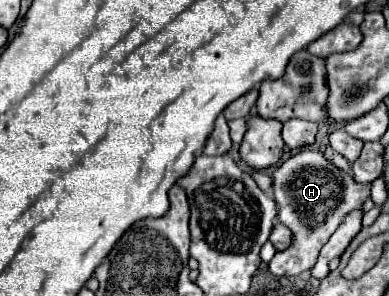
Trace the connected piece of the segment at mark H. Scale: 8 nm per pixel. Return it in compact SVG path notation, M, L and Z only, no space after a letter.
M301 150L273 172L271 192L279 208L279 222L293 230L293 242L289 244L289 248L277 252L269 262L269 272L281 278L301 274L315 266L319 250L339 228L345 216L353 210L359 210L363 202L371 198L371 184L353 182L353 174L337 168L319 150Z

